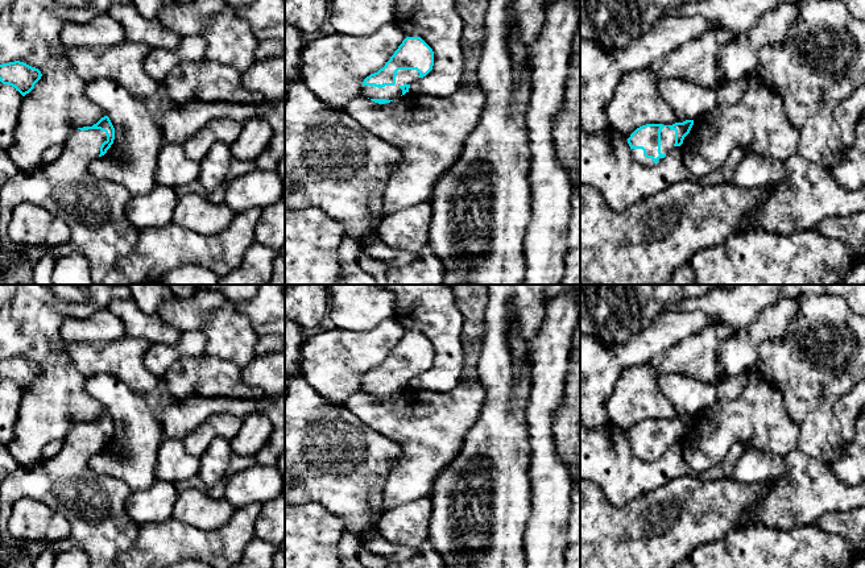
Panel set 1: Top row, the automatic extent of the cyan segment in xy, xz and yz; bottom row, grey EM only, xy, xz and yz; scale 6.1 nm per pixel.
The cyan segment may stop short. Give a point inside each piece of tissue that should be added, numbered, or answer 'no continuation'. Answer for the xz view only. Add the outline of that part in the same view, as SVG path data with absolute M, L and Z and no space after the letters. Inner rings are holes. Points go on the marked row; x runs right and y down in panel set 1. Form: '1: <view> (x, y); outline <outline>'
1: xz (404, 77); outline M398 70L394 86L385 86L381 88L374 86L364 86L363 95L369 99L397 100L402 95L402 90L400 87L413 83L415 79L418 79L418 76L419 72L417 70Z

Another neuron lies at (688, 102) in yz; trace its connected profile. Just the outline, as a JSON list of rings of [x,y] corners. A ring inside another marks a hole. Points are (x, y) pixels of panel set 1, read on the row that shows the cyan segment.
[[[663,79],[658,84],[658,94],[672,109],[675,115],[675,123],[696,120],[719,104],[736,104],[737,101],[740,101],[744,90],[744,79],[727,82],[719,88],[703,87],[680,79]]]

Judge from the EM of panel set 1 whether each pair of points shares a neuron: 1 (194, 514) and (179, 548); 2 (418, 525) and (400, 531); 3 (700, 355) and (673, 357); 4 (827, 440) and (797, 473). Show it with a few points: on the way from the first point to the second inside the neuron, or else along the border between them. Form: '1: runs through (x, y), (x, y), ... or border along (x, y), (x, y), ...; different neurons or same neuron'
1: border along (173, 517), (199, 529), (220, 529); different neurons
2: runs through (414, 525), (404, 527); same neuron
3: runs through (694, 356), (679, 357); same neuron
4: border along (797, 448), (826, 463); different neurons

